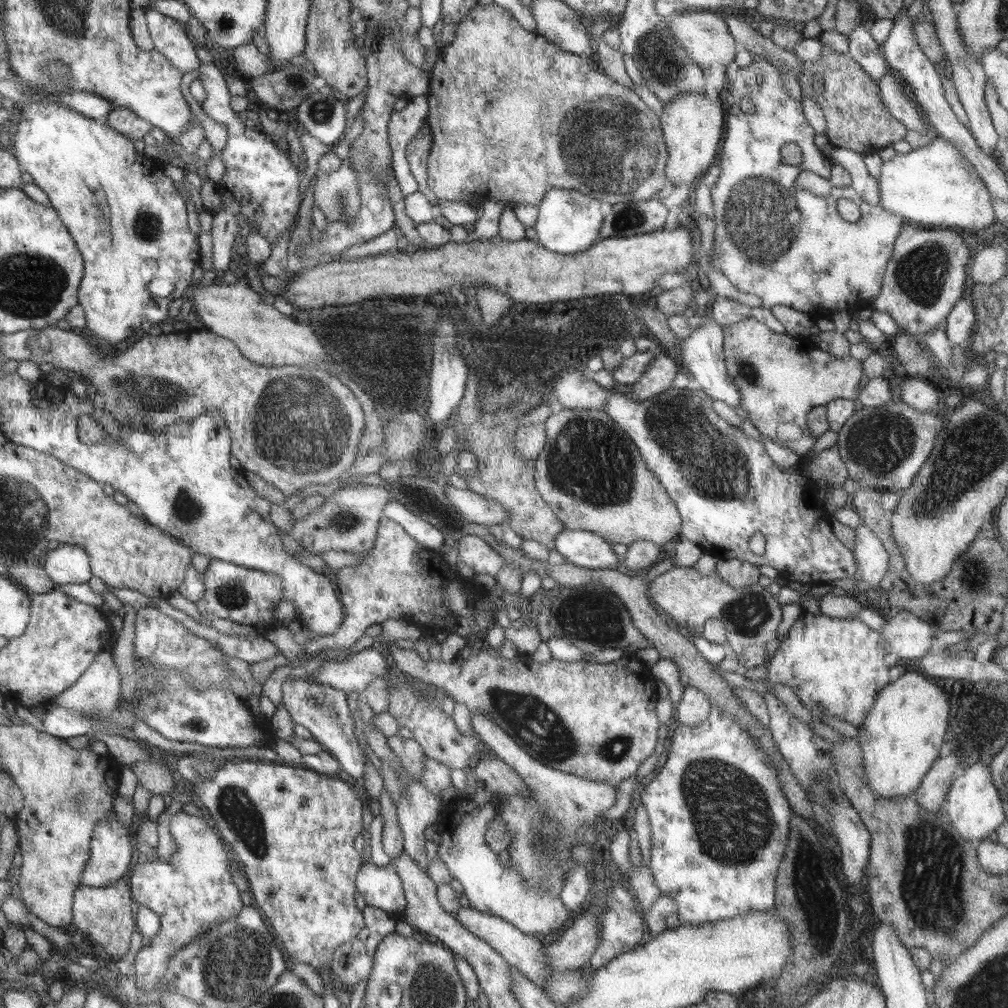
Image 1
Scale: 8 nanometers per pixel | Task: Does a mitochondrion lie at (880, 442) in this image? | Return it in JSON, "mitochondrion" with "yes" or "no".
{"mitochondrion":"yes"}

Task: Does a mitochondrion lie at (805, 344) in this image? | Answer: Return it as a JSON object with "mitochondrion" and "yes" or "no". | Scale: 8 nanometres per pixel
{"mitochondrion":"no"}

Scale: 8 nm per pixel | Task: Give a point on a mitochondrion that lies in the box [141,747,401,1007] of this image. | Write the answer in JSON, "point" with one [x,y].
{"point":[236,963]}

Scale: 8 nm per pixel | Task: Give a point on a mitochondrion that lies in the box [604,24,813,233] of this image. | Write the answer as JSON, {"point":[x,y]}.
{"point":[666,69]}

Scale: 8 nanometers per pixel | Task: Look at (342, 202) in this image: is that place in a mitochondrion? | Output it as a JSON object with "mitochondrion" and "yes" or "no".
{"mitochondrion":"yes"}

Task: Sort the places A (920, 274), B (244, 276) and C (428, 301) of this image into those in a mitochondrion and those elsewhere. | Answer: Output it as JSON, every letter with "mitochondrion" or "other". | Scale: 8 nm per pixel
{"A":"mitochondrion","B":"other","C":"other"}

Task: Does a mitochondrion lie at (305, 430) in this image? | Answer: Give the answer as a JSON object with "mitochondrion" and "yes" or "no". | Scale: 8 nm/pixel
{"mitochondrion":"yes"}

